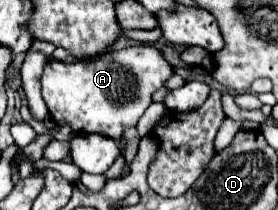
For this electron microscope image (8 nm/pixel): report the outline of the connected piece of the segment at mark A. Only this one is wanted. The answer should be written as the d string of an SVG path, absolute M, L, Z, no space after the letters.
M149 44L107 52L87 62L59 62L51 58L41 76L43 100L59 126L67 124L75 134L103 132L111 138L119 138L127 128L139 122L143 112L153 104L151 96L163 88L173 74L175 70L163 52Z

